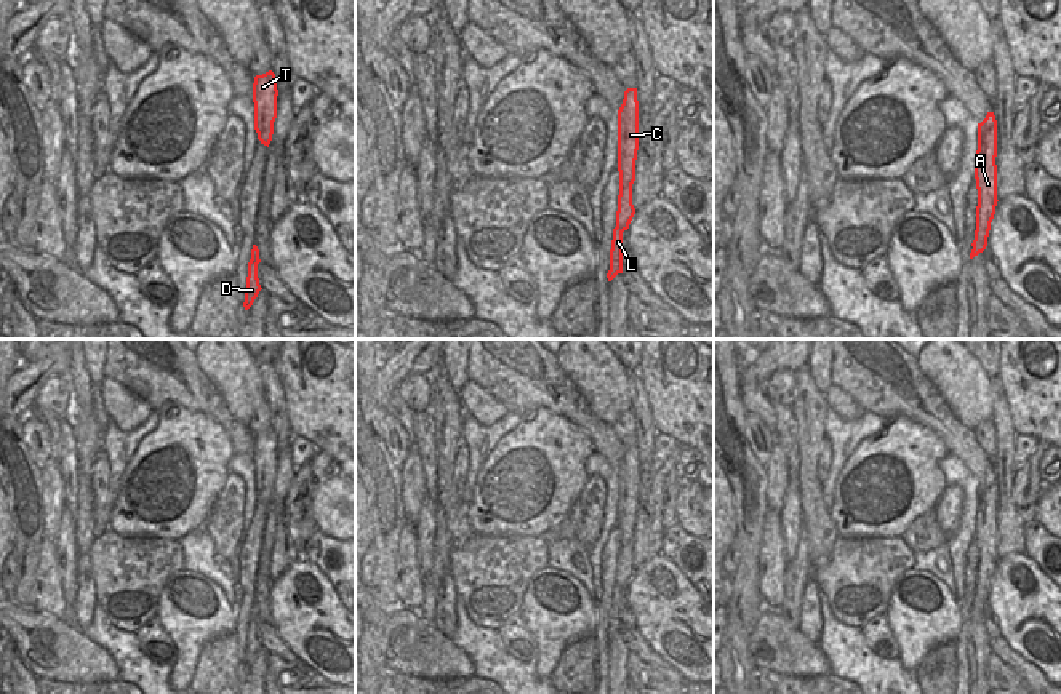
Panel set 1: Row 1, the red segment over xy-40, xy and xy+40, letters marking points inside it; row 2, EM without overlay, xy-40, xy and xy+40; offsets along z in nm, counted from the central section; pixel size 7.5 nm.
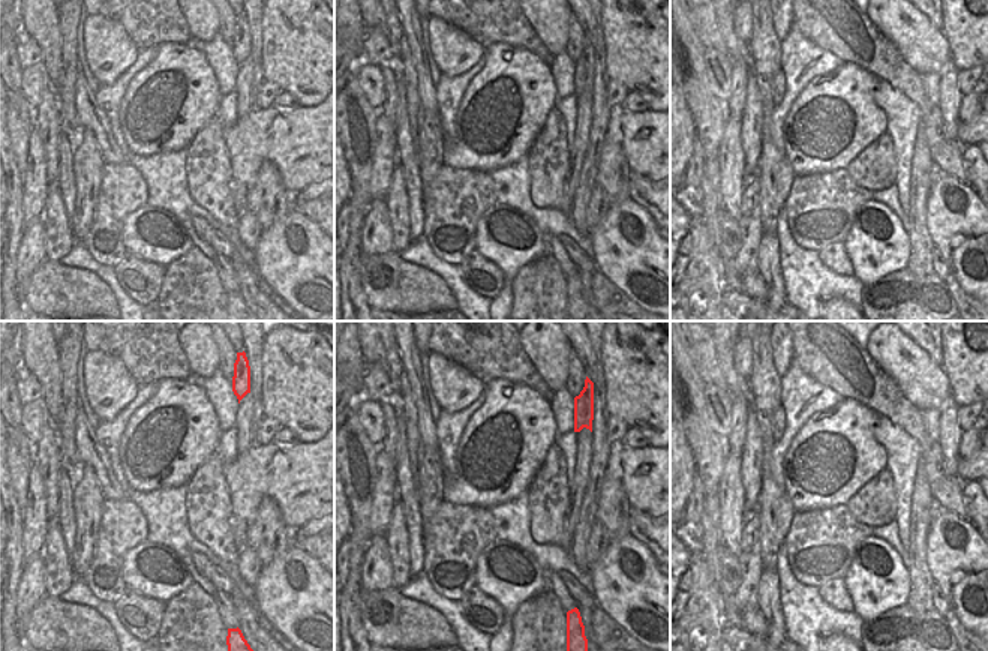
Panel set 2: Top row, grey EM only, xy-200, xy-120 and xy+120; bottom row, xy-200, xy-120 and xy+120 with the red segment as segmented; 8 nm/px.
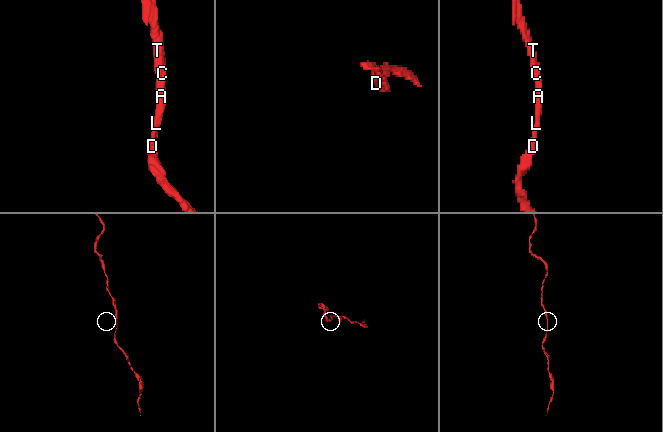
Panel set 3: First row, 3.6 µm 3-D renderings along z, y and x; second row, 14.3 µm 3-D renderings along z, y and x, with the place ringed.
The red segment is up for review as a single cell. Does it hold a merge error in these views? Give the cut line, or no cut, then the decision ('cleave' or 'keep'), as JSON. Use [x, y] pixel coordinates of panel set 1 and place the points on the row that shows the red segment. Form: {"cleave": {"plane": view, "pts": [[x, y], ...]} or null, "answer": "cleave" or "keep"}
{"cleave": null, "answer": "keep"}

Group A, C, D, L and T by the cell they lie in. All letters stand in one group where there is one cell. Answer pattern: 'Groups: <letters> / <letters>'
Groups: A C D L T

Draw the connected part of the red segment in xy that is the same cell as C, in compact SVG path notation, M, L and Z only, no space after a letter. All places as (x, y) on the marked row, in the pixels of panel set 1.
M637 88L624 91L623 104L618 110L618 171L619 171L619 195L616 211L616 227L610 249L610 270L607 273L611 281L618 273L623 273L623 232L635 214L632 205L632 184L635 181L635 160L639 150L639 101Z

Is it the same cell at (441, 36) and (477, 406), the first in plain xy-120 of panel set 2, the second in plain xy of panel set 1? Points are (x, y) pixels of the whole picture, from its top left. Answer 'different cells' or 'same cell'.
same cell

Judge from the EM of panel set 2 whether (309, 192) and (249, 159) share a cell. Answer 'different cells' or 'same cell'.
different cells

